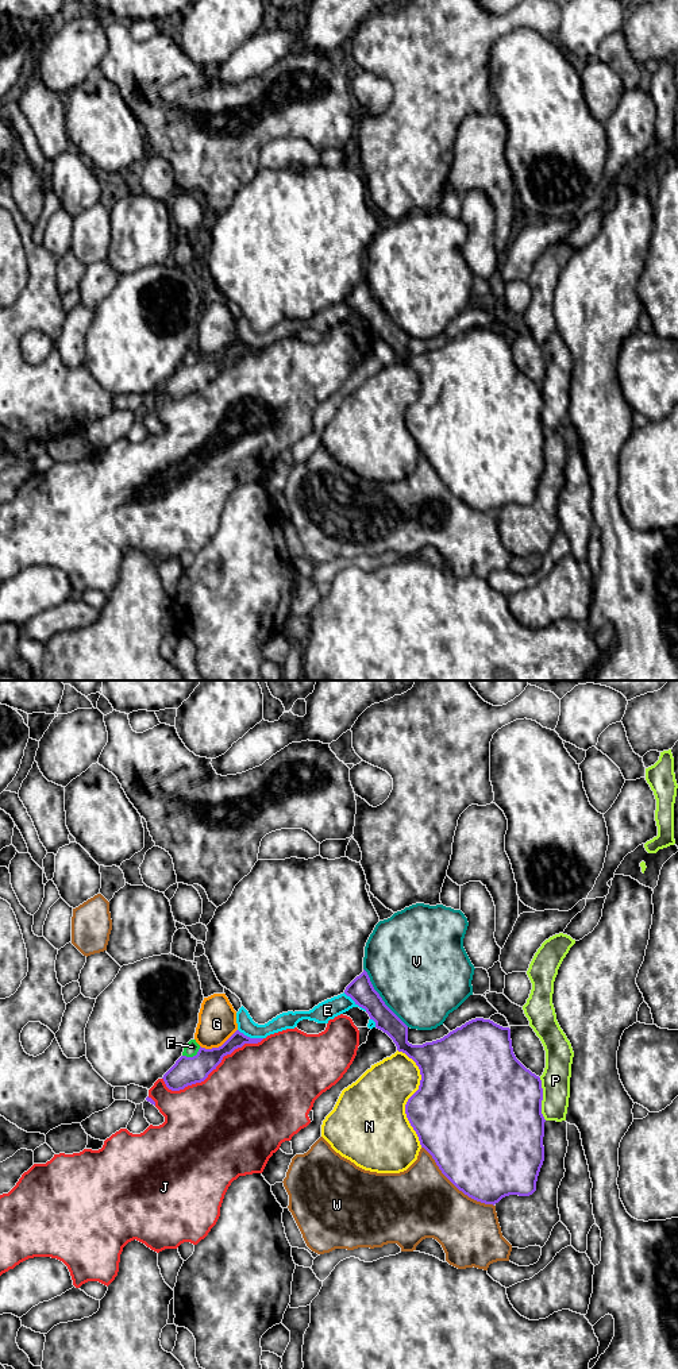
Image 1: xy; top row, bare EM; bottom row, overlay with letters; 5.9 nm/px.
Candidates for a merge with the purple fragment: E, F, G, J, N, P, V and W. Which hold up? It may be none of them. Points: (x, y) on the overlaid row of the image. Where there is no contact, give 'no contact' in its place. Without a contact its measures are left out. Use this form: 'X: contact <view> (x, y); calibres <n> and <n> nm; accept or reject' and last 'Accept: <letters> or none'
E: contact xy (249, 1037); calibres 110 and 100 nm; reject
F: contact xy (193, 1056); calibres 170 and 80 nm; reject
G: contact xy (219, 1047); calibres 170 and 220 nm; reject
J: contact xy (214, 1068); calibres 170 and 480 nm; reject
N: contact xy (411, 1096); calibres 480 and 400 nm; reject
P: contact xy (542, 1099); calibres 500 and 180 nm; reject
V: contact xy (381, 998); calibres 150 and 500 nm; reject
W: contact xy (455, 1186); calibres 500 and 420 nm; reject
Accept: none

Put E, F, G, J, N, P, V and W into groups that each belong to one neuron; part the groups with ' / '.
E / F / G / J / N / P / V / W

